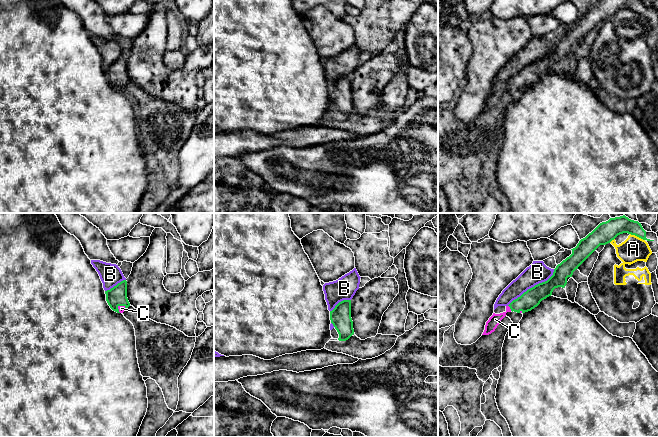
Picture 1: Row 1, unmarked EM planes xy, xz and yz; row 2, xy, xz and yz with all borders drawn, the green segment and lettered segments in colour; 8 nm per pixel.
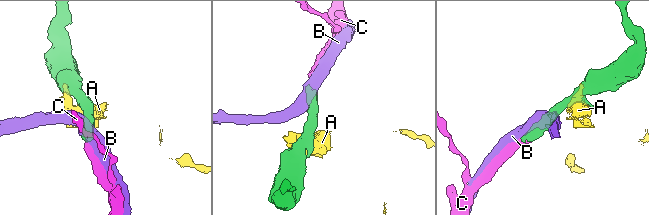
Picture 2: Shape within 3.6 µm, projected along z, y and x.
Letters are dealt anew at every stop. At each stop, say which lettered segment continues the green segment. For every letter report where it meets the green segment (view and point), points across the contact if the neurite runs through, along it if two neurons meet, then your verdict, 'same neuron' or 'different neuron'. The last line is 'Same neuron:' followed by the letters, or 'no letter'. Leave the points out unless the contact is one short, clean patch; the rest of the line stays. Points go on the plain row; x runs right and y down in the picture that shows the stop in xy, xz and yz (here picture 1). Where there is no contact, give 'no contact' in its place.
A: meets green in yz at (637, 12); different neuron
B: meets green in yz at (532, 63); different neuron
C: meets green in yz at (510, 84); runs through yz (530, 75), (510, 84), (495, 95); same neuron
Same neuron: C

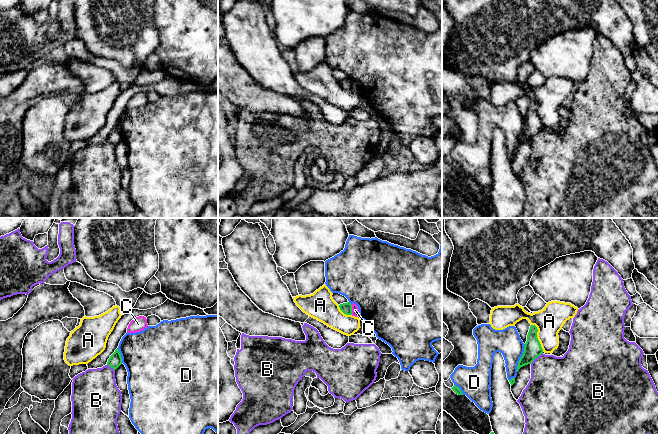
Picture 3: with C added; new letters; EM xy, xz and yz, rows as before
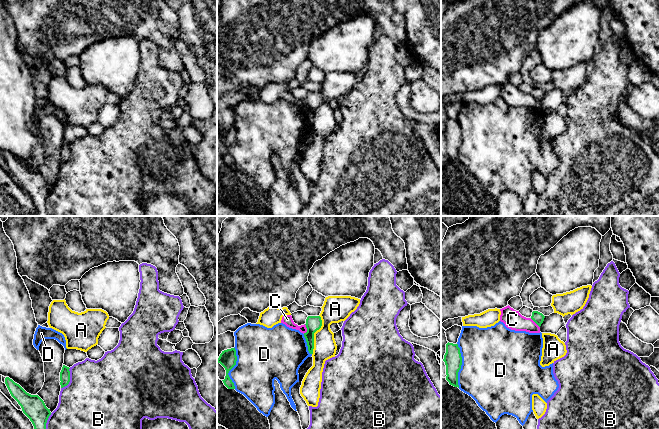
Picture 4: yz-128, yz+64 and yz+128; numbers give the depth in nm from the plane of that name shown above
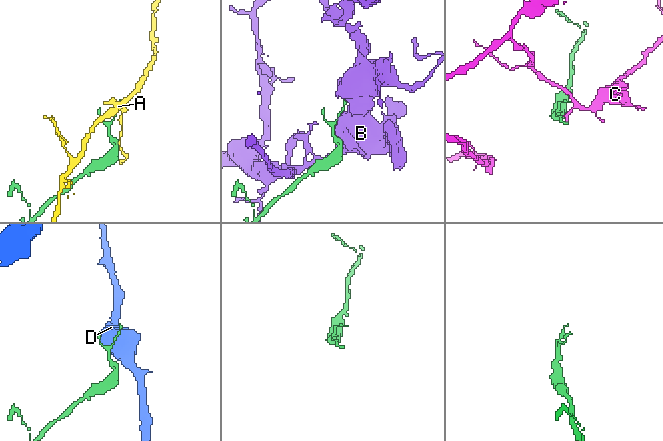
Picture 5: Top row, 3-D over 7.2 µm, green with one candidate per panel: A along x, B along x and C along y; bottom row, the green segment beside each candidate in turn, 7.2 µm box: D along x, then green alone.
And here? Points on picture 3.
A: meets green in yz at (536, 113); border along yz (531, 100), (537, 105), (537, 115), (543, 127); different neuron
B: meets green in yz at (536, 133); different neuron
C: meets green in xz at (351, 85); border along xz (350, 80), (352, 90); different neuron
D: meets green in yz at (520, 134); different neuron
Same neuron: no letter

